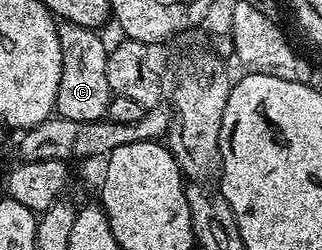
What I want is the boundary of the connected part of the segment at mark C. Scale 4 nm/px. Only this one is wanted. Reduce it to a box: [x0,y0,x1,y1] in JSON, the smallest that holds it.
[56,22,111,122]

